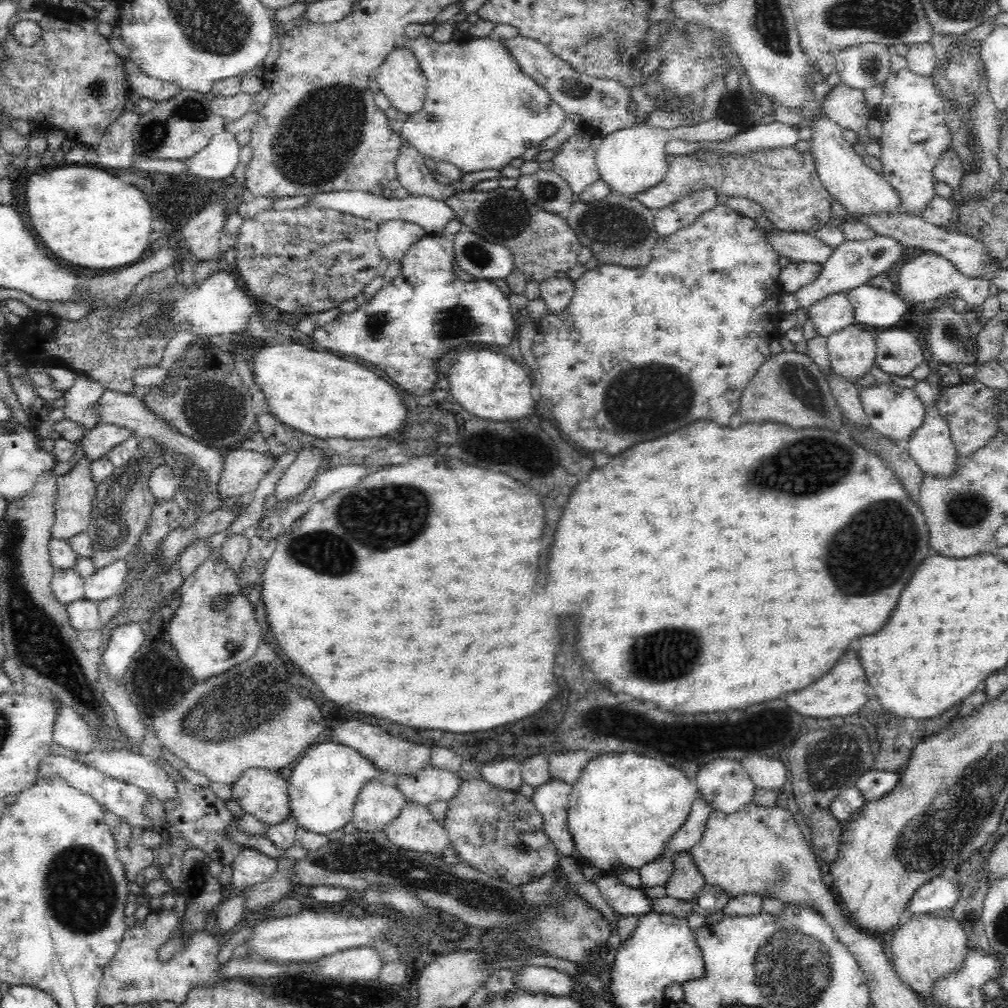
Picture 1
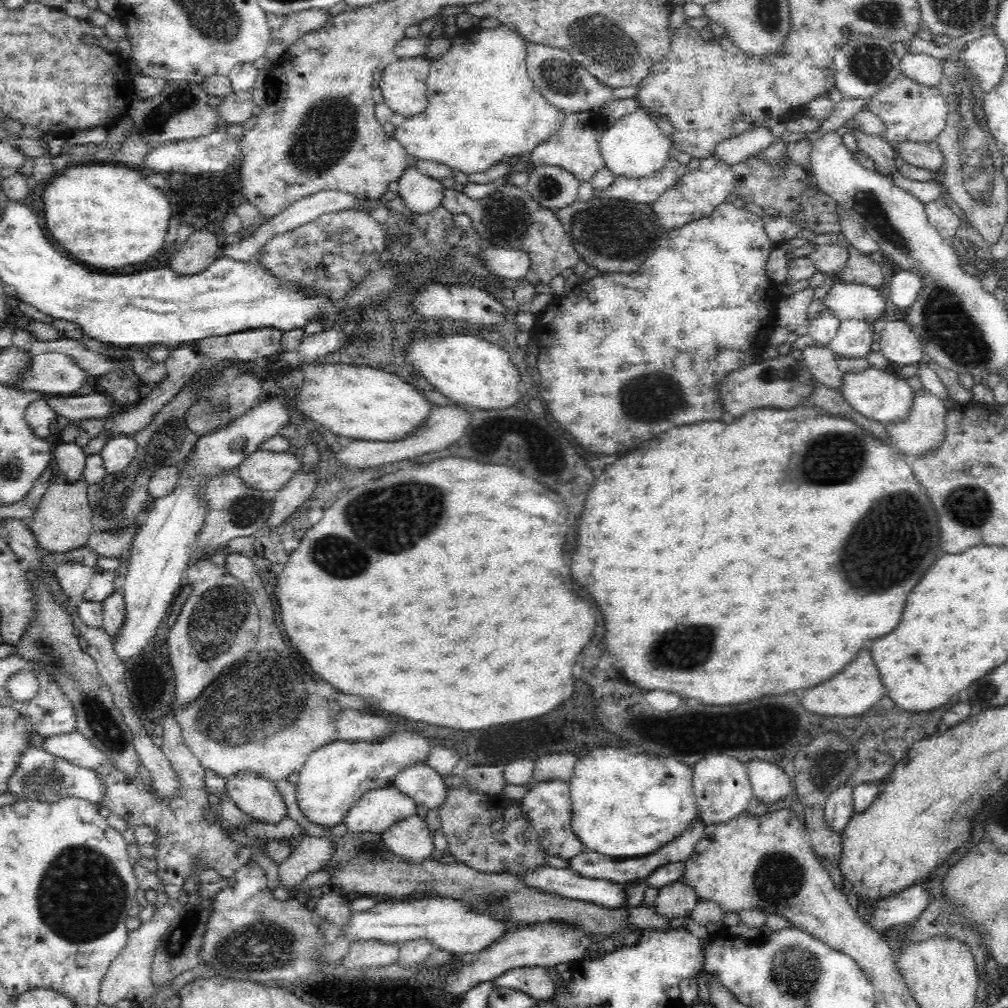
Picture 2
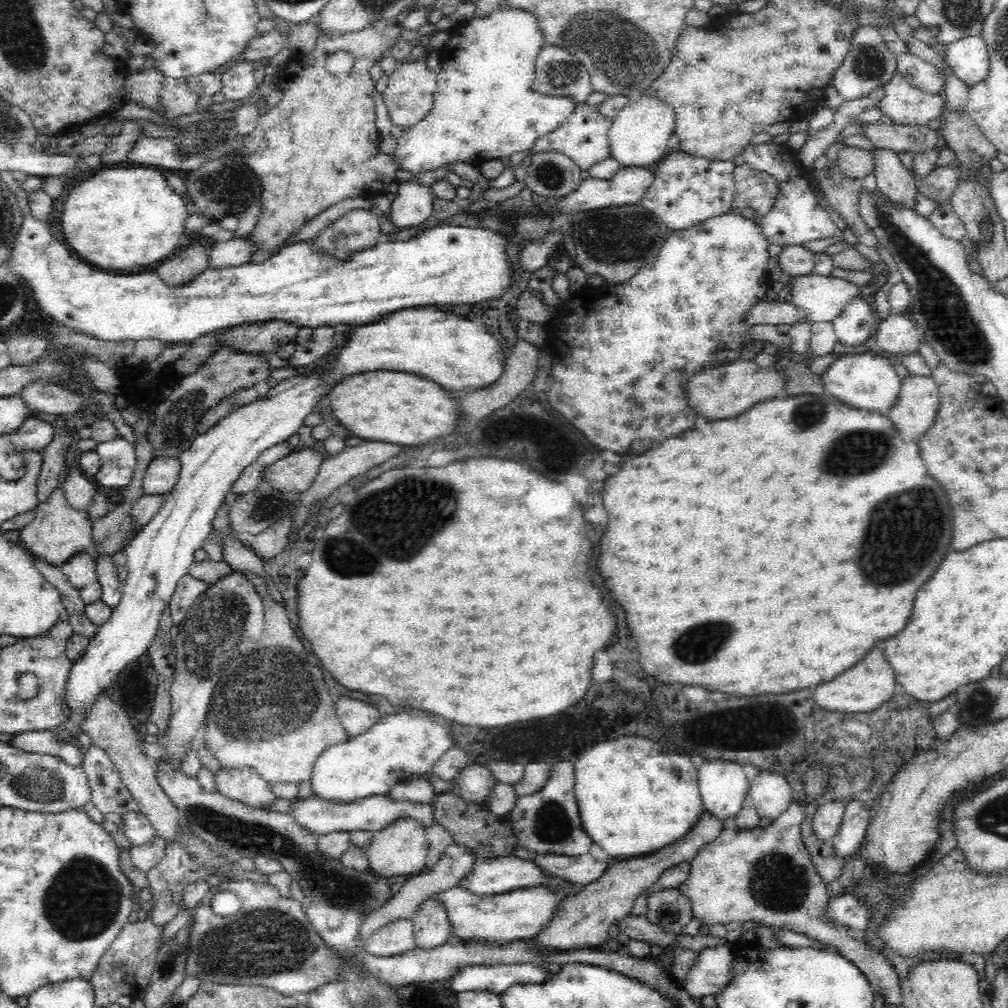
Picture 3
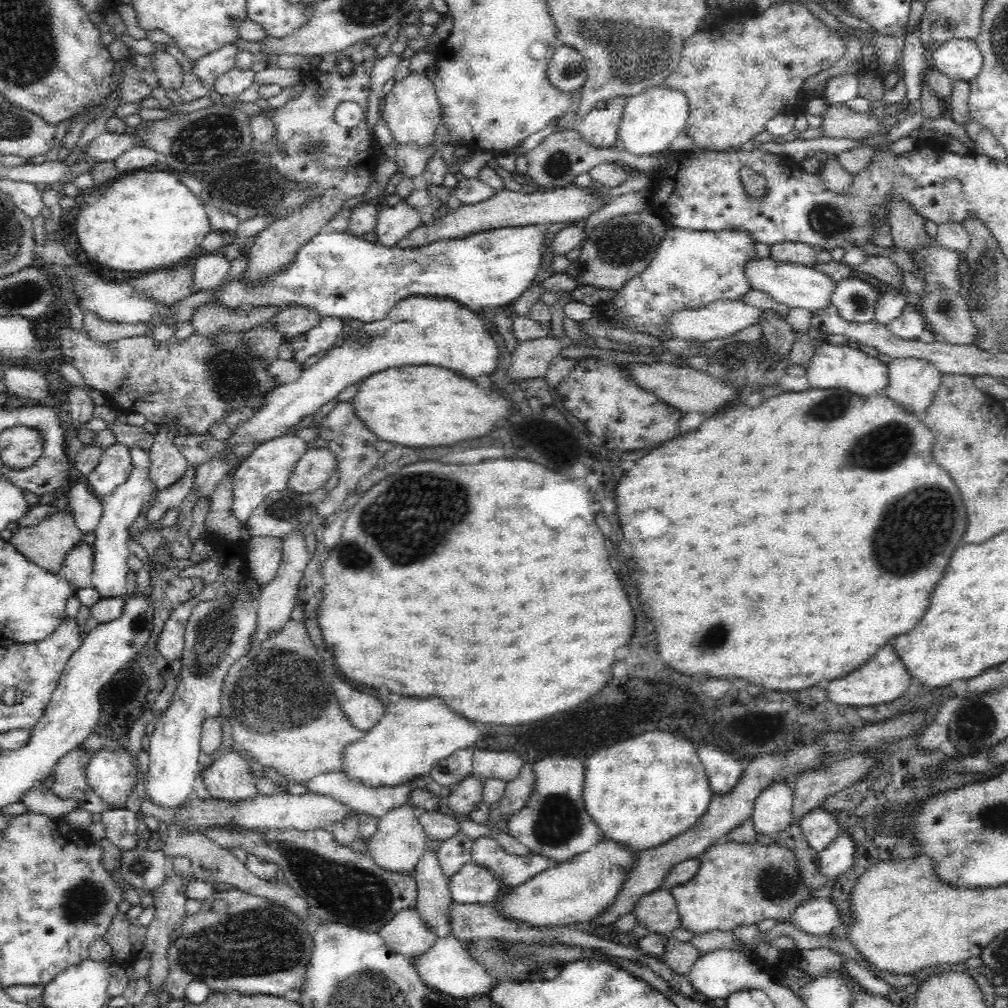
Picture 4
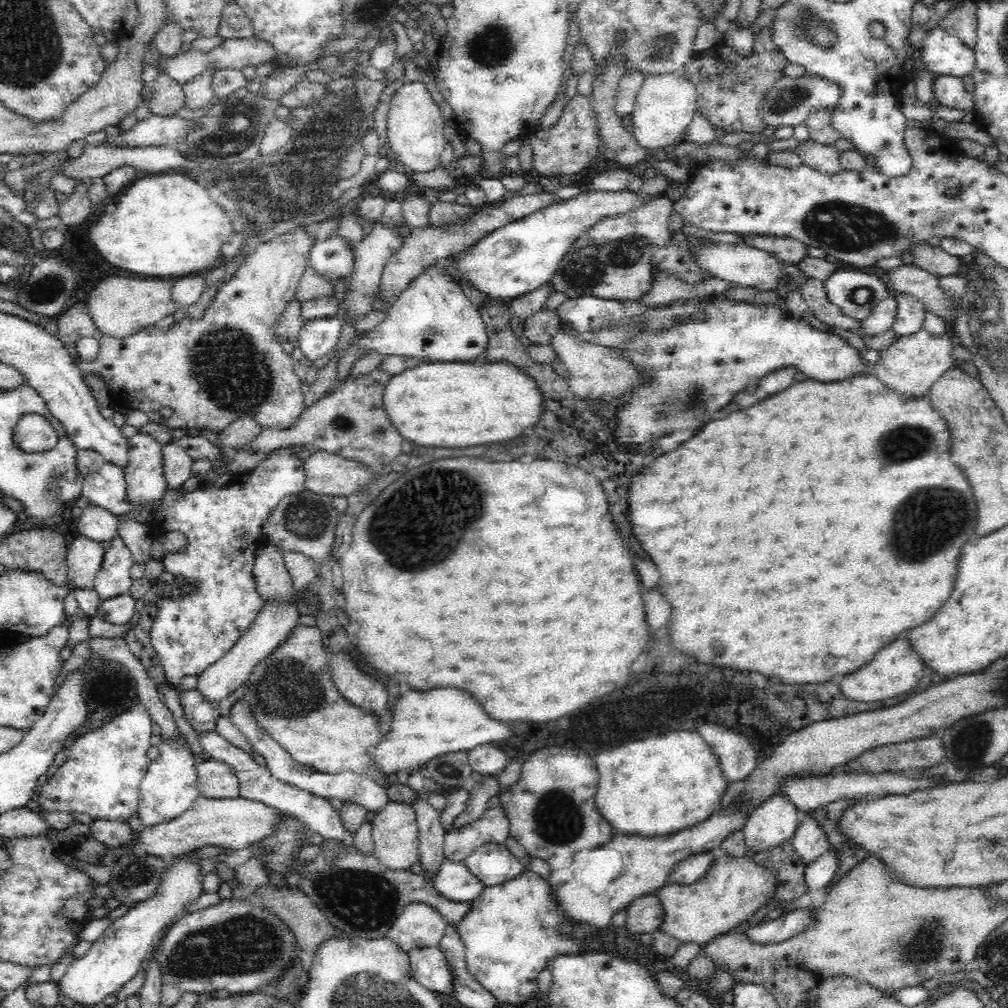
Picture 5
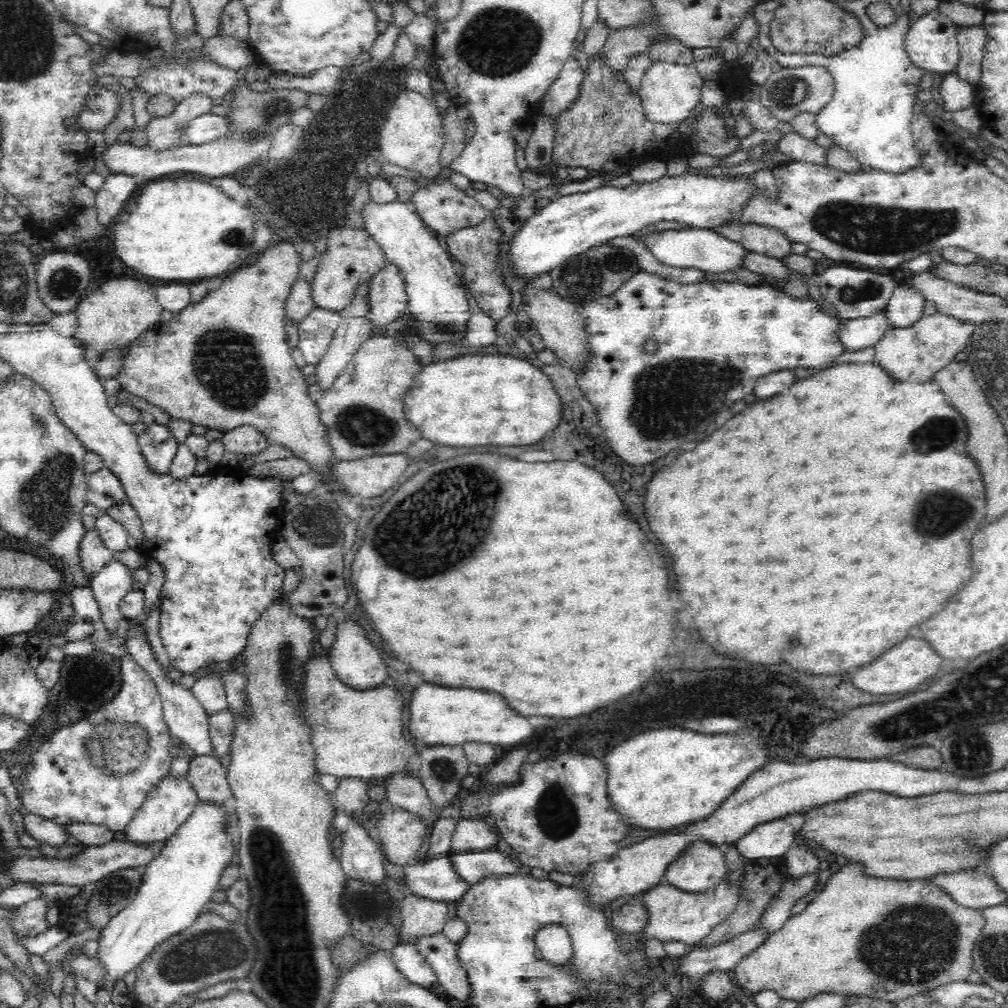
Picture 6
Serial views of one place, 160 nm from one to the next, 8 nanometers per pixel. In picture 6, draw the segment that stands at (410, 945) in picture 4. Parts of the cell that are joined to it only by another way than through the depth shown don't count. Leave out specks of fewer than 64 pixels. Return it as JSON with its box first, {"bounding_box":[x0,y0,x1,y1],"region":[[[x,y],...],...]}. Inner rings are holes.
{"bounding_box":[399,894,448,938],"region":[[[410,894],[401,902],[402,924],[399,928],[400,937],[408,938],[432,937],[442,932],[448,917],[448,902],[420,898]]]}

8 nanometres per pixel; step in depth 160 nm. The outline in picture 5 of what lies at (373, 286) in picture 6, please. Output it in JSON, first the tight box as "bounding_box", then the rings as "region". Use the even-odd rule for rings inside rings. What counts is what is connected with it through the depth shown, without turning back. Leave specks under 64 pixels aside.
{"bounding_box":[380,193,558,306],"region":[[[550,193],[513,197],[502,206],[480,210],[473,218],[460,221],[460,224],[451,225],[448,228],[435,228],[433,226],[423,229],[413,228],[411,235],[385,264],[380,280],[381,300],[385,300],[387,304],[394,306],[400,295],[408,289],[410,282],[418,277],[418,272],[424,265],[436,263],[448,258],[448,256],[452,256],[454,253],[466,250],[468,246],[474,245],[475,242],[478,242],[480,238],[486,236],[492,230],[496,230],[509,222],[520,220],[524,216],[530,216],[530,214],[542,210],[544,206],[548,206],[549,203],[558,199],[556,195]]]}

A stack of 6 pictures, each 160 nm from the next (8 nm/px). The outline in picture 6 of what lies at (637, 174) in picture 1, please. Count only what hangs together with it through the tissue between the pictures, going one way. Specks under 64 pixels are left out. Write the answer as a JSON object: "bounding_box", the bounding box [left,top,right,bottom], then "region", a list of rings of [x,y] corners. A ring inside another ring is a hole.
{"bounding_box":[639,62,704,125],"region":[[[653,62],[644,73],[639,92],[642,98],[645,118],[651,122],[662,122],[671,125],[682,122],[701,101],[701,90],[704,79],[694,64],[674,64],[673,62]]]}

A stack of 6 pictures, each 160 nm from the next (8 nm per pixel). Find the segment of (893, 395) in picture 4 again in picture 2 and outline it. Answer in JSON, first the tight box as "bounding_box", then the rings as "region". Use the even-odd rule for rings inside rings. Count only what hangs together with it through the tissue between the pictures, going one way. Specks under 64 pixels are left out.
{"bounding_box":[885,387,948,459],"region":[[[923,387],[914,390],[912,395],[914,398],[912,398],[912,406],[908,410],[908,416],[904,420],[900,420],[900,423],[887,423],[885,426],[888,442],[909,459],[926,454],[928,450],[940,445],[944,438],[944,416],[948,409],[946,398],[942,399]]]}

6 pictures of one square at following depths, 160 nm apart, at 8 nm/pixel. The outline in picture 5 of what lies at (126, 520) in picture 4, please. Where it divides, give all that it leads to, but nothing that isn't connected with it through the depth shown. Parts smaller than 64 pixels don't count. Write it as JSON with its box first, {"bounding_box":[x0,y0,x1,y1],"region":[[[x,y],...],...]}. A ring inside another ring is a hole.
{"bounding_box":[92,432,167,601],"region":[[[138,432],[129,440],[129,461],[125,470],[127,498],[131,504],[147,508],[163,498],[167,482],[163,471],[162,447],[148,434]],[[116,535],[110,541],[110,548],[105,549],[100,572],[92,586],[102,601],[130,592],[133,583],[130,577],[132,563],[130,551],[124,547],[120,536]]]}

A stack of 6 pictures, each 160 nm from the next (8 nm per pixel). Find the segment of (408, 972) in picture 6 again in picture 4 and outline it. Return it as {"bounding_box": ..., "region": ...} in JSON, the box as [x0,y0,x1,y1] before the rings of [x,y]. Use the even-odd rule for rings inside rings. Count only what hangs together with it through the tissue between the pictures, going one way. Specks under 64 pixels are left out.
{"bounding_box":[413,934,495,1002],"region":[[[452,934],[438,937],[426,952],[413,958],[413,965],[417,968],[420,980],[433,992],[454,996],[460,1002],[468,996],[489,994],[495,987],[492,975],[468,957],[462,941]]]}

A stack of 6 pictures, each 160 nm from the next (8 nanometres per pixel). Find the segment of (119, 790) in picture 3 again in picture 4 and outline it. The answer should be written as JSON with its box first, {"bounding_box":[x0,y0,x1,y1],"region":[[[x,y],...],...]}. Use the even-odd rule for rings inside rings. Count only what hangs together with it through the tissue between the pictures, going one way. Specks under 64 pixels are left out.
{"bounding_box":[51,748,109,815],"region":[[[80,748],[64,754],[54,765],[53,774],[56,779],[51,790],[63,800],[74,800],[82,810],[102,815],[109,810],[109,805],[97,798],[87,786],[85,775],[88,760],[90,752]]]}

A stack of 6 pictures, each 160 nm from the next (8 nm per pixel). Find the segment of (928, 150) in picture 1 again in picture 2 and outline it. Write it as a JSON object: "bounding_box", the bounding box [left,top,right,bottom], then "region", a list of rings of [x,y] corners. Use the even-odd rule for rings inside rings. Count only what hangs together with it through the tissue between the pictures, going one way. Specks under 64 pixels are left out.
{"bounding_box":[864,73,947,145],"region":[[[902,73],[884,90],[867,100],[864,108],[878,116],[885,124],[886,138],[890,145],[896,142],[930,142],[946,126],[947,105],[939,87],[927,87]]]}

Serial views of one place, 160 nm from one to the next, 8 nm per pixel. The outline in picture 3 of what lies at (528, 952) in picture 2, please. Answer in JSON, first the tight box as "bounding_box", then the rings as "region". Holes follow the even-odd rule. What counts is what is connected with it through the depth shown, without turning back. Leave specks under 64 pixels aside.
{"bounding_box":[533,811,728,950],"region":[[[704,811],[687,834],[672,845],[664,846],[664,849],[656,853],[616,859],[606,866],[604,874],[598,880],[583,886],[575,895],[568,897],[561,904],[560,910],[554,914],[552,922],[533,938],[533,942],[539,948],[549,950],[570,950],[580,946],[597,948],[609,938],[610,928],[631,915],[631,909],[638,897],[658,887],[660,875],[664,871],[681,862],[691,861],[704,846],[712,844],[728,825],[728,821]]]}

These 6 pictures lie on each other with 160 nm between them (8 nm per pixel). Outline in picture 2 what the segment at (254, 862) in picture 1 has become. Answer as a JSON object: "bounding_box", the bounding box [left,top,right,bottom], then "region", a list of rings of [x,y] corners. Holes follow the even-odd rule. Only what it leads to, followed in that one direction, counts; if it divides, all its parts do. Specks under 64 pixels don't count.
{"bounding_box":[199,863,463,987],"region":[[[246,863],[244,866],[240,866],[238,870],[233,874],[233,878],[229,886],[224,887],[221,891],[217,892],[214,897],[212,898],[212,912],[210,912],[208,923],[206,924],[206,930],[204,930],[204,936],[202,938],[202,946],[200,946],[200,954],[199,954],[199,964],[202,964],[204,966],[205,970],[208,971],[209,975],[211,976],[218,976],[220,974],[220,977],[229,978],[229,979],[236,979],[237,981],[254,981],[255,983],[260,984],[271,984],[276,985],[280,984],[280,986],[288,987],[290,984],[299,983],[300,981],[303,981],[304,979],[307,979],[308,977],[311,977],[312,975],[326,975],[328,976],[334,976],[334,977],[343,977],[346,975],[346,977],[360,977],[364,980],[390,980],[390,981],[396,981],[400,980],[402,978],[410,978],[410,976],[414,976],[414,974],[418,974],[418,972],[422,972],[425,968],[436,968],[439,966],[452,966],[453,962],[460,963],[460,965],[463,963],[461,962],[462,955],[456,955],[452,952],[448,952],[447,950],[442,949],[436,949],[428,958],[424,958],[420,964],[414,964],[414,966],[401,966],[397,960],[395,962],[392,962],[392,964],[388,964],[388,966],[380,966],[380,968],[364,968],[364,970],[349,970],[349,968],[345,968],[343,964],[341,964],[341,960],[343,958],[340,958],[340,962],[338,964],[334,964],[334,966],[331,966],[331,964],[325,964],[323,962],[323,958],[321,958],[321,952],[323,951],[323,948],[326,945],[329,945],[330,942],[332,942],[333,938],[332,935],[329,933],[324,933],[318,925],[314,925],[314,922],[311,918],[313,915],[304,904],[300,903],[294,898],[289,898],[286,900],[280,900],[274,897],[273,895],[273,889],[269,888],[267,885],[267,876],[266,871],[263,869],[263,867],[258,867],[258,865],[254,864],[248,864]]]}

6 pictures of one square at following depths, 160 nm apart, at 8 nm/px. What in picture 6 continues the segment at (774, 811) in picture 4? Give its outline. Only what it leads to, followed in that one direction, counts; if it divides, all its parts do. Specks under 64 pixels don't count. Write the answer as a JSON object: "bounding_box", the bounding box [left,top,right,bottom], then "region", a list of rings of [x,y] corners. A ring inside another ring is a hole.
{"bounding_box":[735,818,795,862],"region":[[[785,818],[756,825],[735,844],[735,850],[746,862],[756,859],[782,858],[794,845],[795,829]]]}

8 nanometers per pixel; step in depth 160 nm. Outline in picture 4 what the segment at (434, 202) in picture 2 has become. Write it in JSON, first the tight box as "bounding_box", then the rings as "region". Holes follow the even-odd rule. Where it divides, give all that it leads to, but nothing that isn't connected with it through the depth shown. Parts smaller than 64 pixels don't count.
{"bounding_box":[374,201,420,247],"region":[[[401,201],[396,206],[384,207],[377,216],[374,234],[376,245],[391,247],[399,244],[410,230],[420,226],[420,213]]]}

